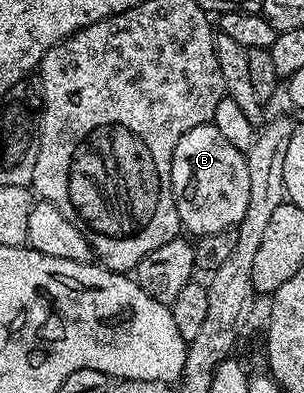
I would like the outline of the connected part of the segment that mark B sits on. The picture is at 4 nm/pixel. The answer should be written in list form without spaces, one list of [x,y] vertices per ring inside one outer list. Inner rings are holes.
[[[212,122],[187,130],[175,146],[171,162],[171,186],[181,227],[194,237],[227,230],[241,223],[247,214],[251,178],[247,178],[246,153],[235,150]]]

